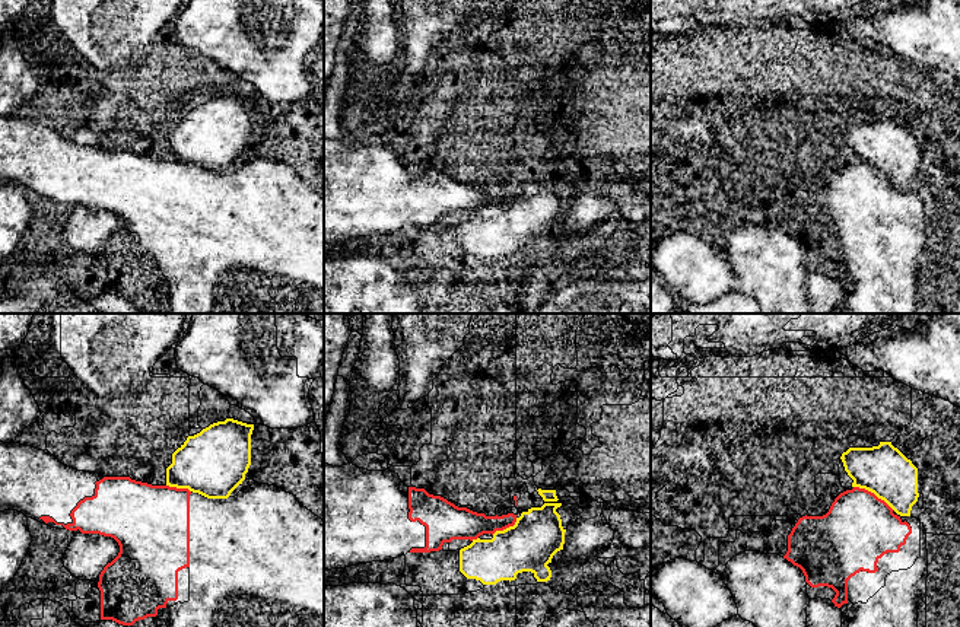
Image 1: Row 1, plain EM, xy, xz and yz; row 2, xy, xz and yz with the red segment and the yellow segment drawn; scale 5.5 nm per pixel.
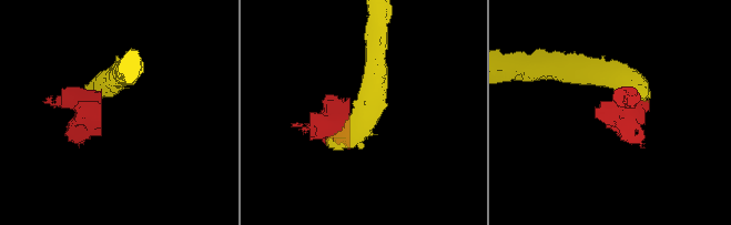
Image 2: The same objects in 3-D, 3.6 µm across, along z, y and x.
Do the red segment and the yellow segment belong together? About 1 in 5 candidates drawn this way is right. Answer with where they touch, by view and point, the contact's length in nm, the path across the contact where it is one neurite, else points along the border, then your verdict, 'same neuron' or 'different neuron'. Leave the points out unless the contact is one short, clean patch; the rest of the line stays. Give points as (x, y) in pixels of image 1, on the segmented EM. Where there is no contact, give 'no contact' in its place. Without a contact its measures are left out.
yz (873, 493) | 260 nm | along yz (854, 486), (873, 492), (893, 509) | different neuron

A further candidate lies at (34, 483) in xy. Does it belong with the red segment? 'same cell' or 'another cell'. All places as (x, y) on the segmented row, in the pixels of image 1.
same cell

